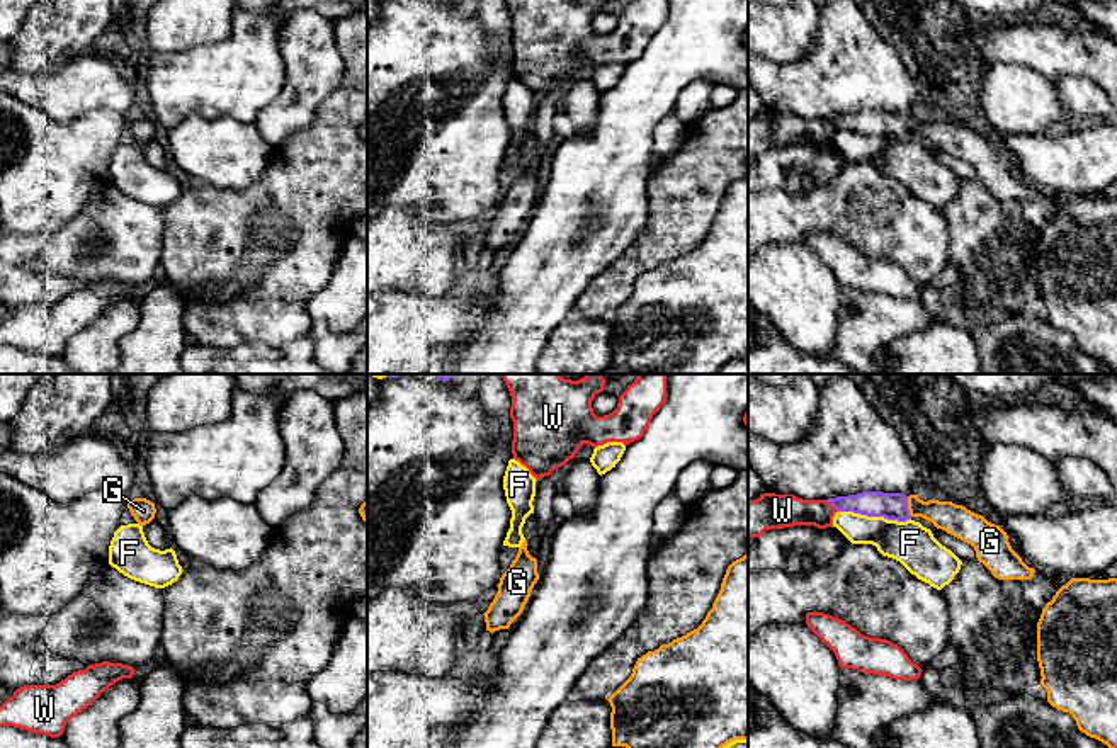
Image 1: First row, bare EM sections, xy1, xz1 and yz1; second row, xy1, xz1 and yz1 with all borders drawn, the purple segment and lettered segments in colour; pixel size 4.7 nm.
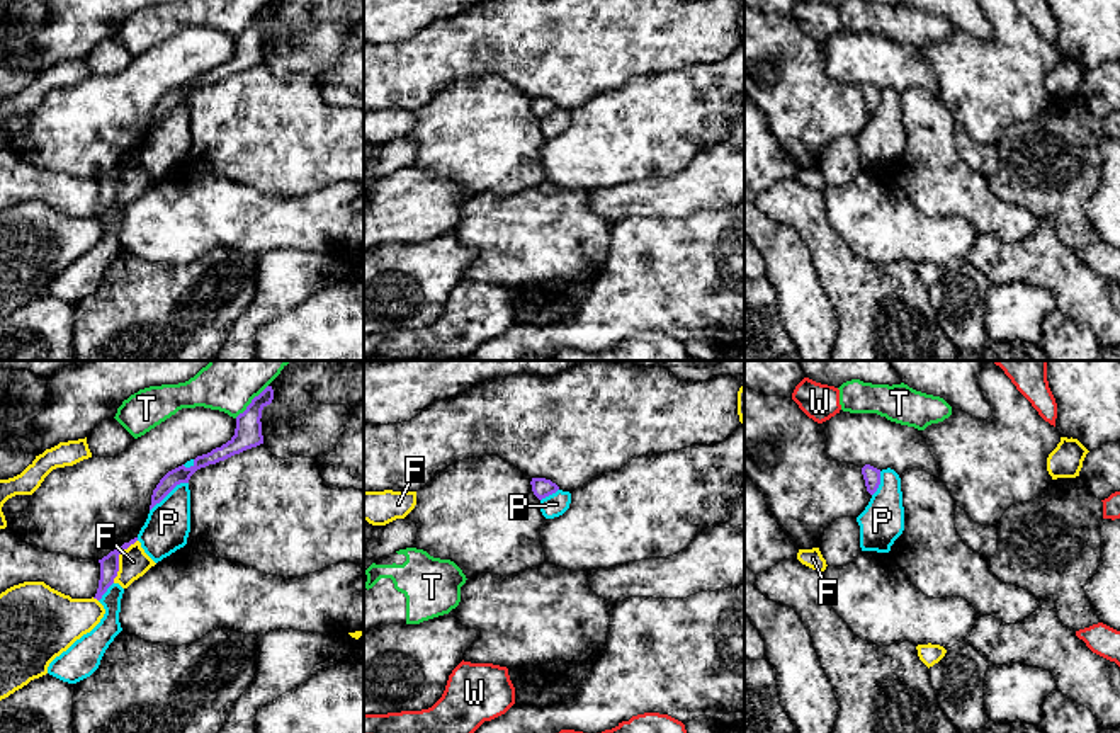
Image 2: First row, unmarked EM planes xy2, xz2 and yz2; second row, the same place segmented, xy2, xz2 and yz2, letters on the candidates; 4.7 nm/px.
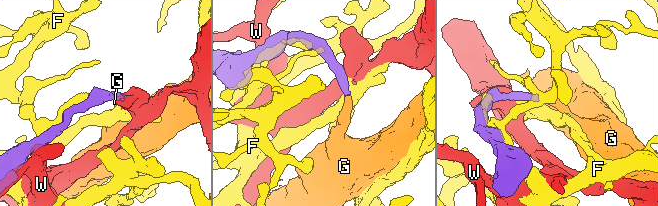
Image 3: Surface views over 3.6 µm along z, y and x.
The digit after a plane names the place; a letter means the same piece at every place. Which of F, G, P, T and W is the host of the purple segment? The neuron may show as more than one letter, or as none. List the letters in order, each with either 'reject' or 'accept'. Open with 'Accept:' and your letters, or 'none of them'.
Accept: G
F: reject
G: accept
P: reject
T: reject
W: reject

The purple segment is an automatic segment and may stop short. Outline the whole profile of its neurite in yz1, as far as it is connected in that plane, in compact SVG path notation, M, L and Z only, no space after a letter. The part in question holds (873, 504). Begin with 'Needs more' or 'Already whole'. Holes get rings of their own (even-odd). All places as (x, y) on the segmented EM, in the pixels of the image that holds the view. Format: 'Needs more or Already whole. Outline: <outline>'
Needs more. Outline: M862 491L848 496L828 498L838 512L853 512L867 517L906 522L921 517L937 529L971 544L976 558L998 580L1030 580L1035 573L1012 549L1006 532L983 515L952 502L928 500L918 495Z

